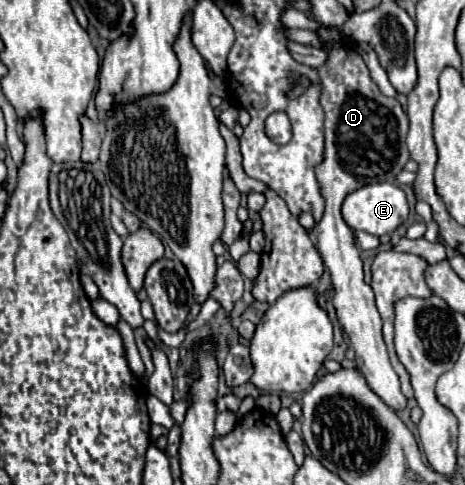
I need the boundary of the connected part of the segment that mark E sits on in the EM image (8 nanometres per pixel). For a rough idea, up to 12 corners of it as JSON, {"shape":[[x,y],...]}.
{"shape":[[393,183],[349,193],[343,219],[353,231],[393,233],[407,221],[405,193]]}

